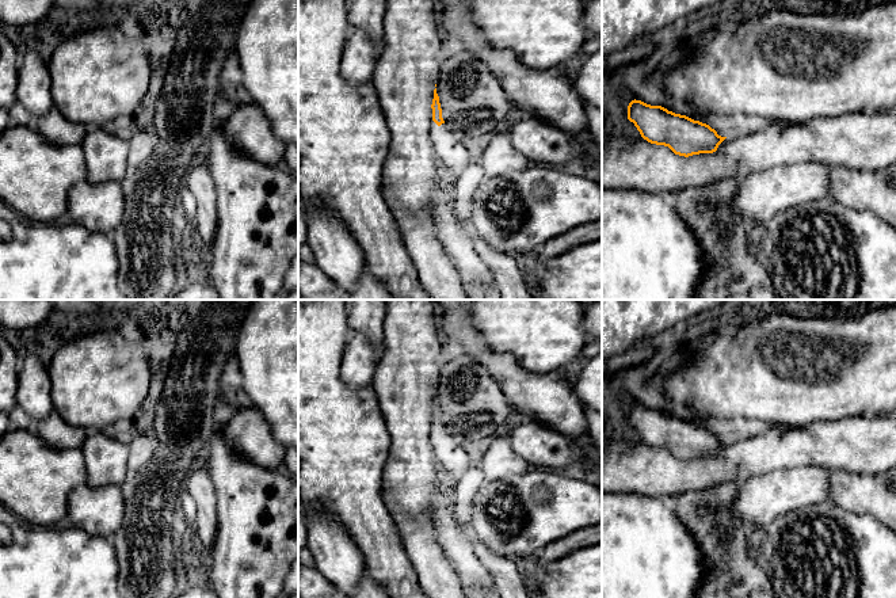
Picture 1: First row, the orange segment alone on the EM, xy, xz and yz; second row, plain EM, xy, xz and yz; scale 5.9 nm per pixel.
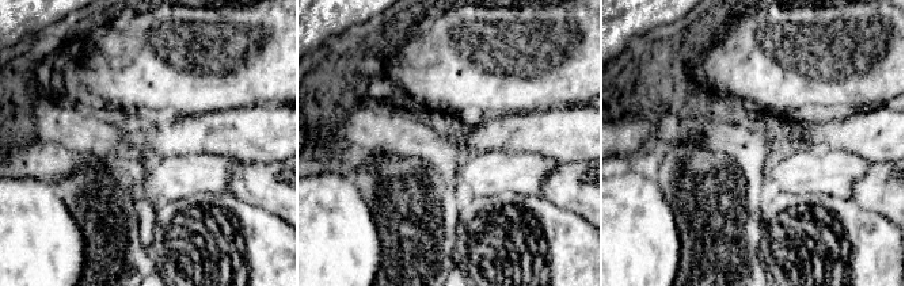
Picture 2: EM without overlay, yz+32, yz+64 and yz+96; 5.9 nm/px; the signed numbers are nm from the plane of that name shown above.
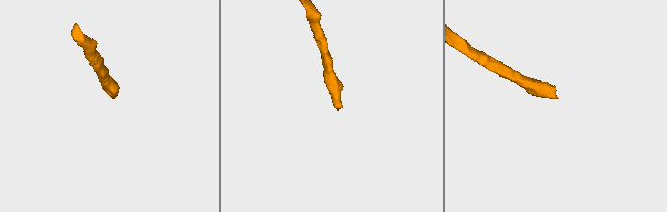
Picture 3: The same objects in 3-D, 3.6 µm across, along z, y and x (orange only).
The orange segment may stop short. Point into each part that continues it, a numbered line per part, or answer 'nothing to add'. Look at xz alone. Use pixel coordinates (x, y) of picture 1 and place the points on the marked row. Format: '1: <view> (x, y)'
1: xz (449, 149)

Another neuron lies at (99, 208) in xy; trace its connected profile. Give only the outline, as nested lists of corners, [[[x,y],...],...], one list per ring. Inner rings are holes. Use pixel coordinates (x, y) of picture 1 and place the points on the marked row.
[[[117,180],[96,184],[79,182],[68,193],[66,216],[94,232],[111,235],[122,220],[123,209],[123,191]]]

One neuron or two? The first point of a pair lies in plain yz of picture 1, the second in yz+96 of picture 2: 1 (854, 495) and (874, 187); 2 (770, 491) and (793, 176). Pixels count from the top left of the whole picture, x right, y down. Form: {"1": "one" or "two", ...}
{"1": "one", "2": "one"}

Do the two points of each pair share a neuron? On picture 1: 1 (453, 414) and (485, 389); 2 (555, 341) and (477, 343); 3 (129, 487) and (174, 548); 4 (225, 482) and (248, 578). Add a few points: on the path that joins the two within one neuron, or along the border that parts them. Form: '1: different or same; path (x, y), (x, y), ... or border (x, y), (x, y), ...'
1: same; path (461, 414), (477, 397)
2: different; border (471, 316), (491, 350), (515, 358)
3: same; path (144, 502), (152, 510), (152, 526), (159, 533)
4: same; path (237, 506), (237, 555)

